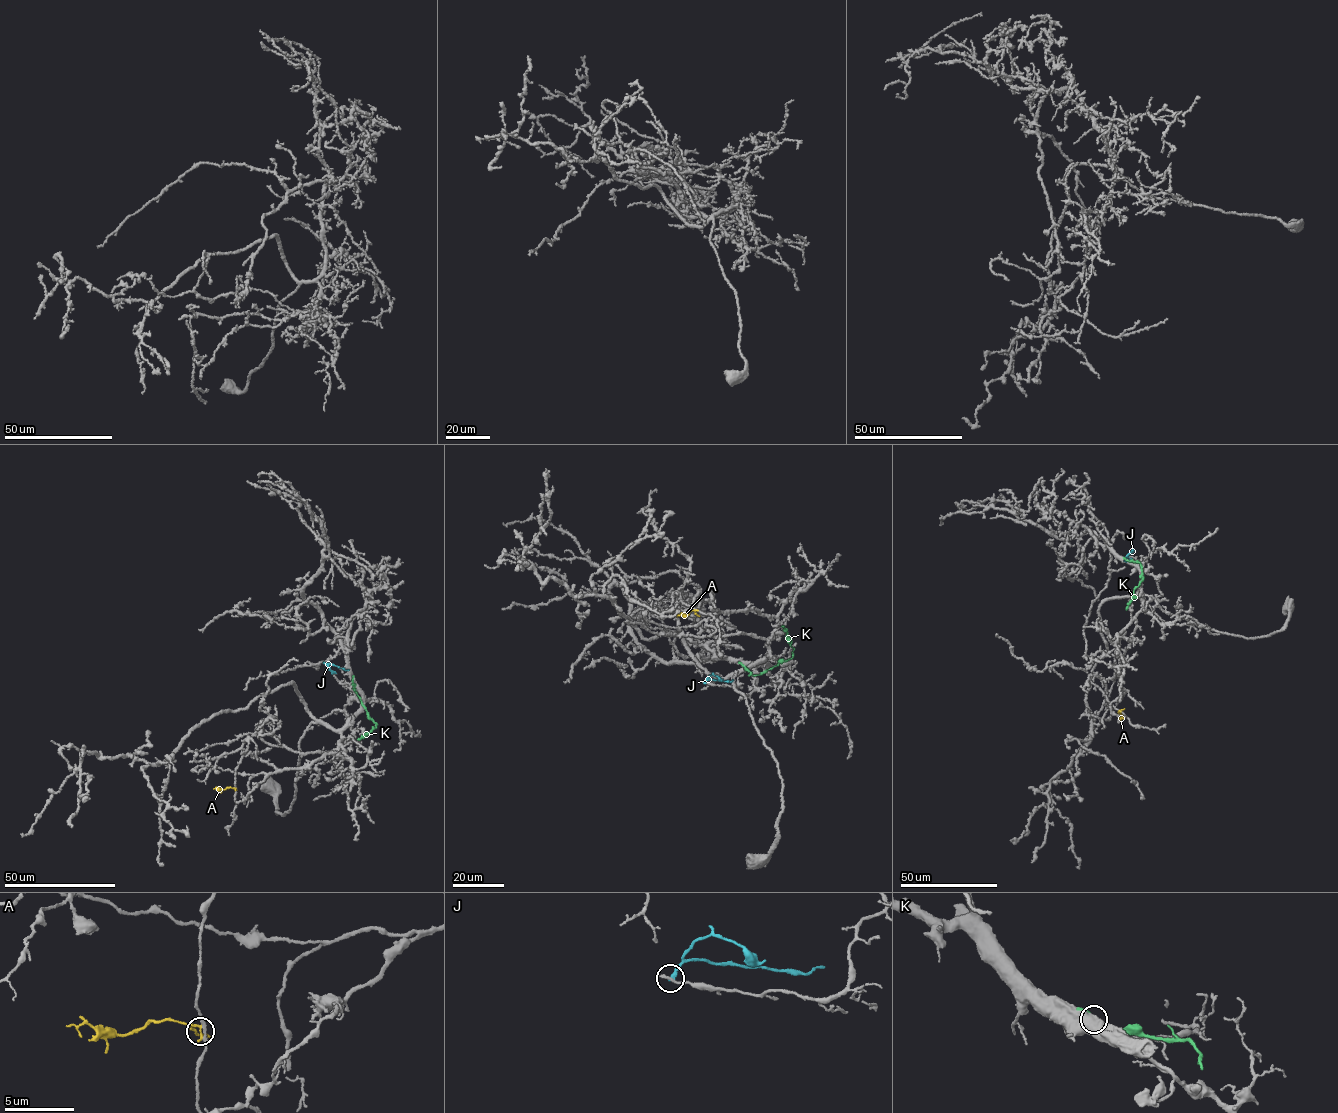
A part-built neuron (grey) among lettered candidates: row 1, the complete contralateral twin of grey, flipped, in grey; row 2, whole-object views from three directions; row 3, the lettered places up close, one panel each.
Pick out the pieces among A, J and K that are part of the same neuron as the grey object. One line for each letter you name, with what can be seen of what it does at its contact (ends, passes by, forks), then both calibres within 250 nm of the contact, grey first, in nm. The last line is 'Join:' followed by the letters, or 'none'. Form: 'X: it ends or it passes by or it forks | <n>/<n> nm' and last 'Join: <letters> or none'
Join: none

